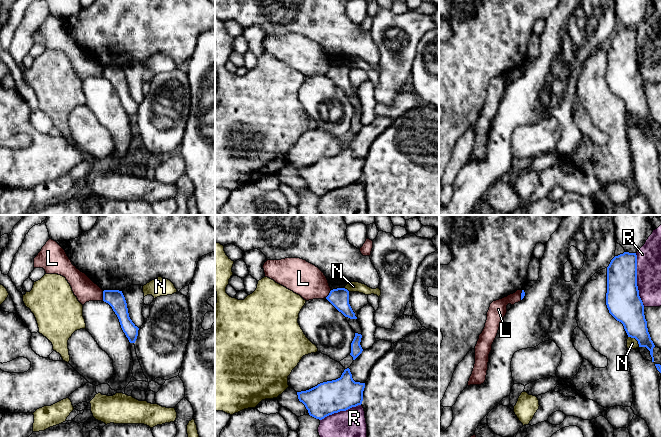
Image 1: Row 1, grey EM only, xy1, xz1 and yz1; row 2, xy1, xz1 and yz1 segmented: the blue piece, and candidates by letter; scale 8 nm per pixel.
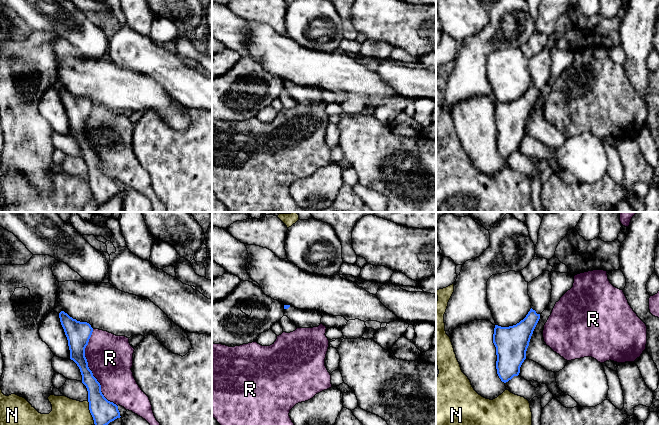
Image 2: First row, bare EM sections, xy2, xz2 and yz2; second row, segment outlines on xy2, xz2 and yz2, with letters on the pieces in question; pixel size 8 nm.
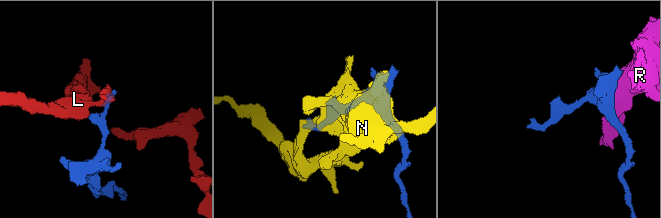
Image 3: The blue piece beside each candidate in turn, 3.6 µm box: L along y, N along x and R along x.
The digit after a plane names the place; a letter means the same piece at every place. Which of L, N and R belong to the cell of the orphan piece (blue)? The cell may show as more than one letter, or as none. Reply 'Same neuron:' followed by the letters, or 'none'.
Same neuron: none

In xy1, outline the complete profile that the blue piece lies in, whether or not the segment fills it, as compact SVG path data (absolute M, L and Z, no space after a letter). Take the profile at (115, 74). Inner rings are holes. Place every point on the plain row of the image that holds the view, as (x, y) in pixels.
M104 66L103 77L112 83L129 118L135 119L139 104L132 98L129 93L127 79L122 67Z

